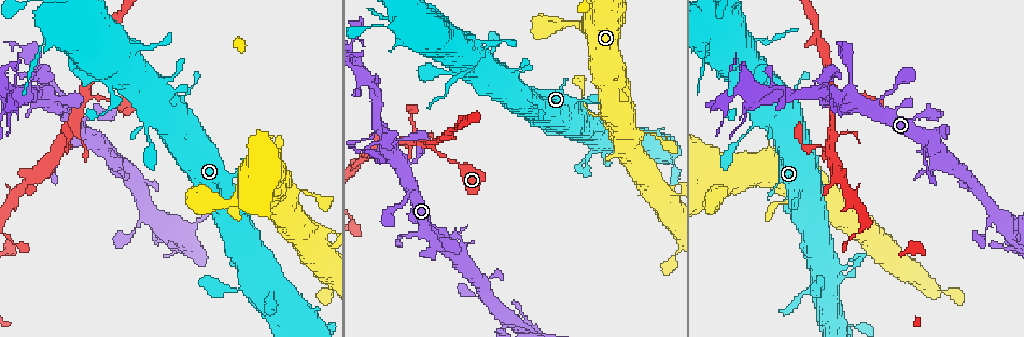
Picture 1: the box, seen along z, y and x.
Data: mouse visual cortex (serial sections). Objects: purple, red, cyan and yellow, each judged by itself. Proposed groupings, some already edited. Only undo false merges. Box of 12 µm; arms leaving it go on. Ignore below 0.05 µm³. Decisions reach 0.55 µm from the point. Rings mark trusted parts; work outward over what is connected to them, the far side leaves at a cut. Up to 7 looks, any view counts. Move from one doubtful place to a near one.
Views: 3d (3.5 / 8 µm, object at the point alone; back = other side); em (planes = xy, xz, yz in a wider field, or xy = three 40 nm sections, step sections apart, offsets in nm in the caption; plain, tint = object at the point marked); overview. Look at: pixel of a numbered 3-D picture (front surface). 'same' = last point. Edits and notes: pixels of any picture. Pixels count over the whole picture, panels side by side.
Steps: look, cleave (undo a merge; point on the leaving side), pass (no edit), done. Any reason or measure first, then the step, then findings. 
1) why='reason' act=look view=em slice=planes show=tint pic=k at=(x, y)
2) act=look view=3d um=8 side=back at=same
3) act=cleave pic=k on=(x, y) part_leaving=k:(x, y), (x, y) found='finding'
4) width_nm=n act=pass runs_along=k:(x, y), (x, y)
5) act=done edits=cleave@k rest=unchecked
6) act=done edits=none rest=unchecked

why='a narrow waist' act=look view=3d um=8 pic=1 at=(41, 93)

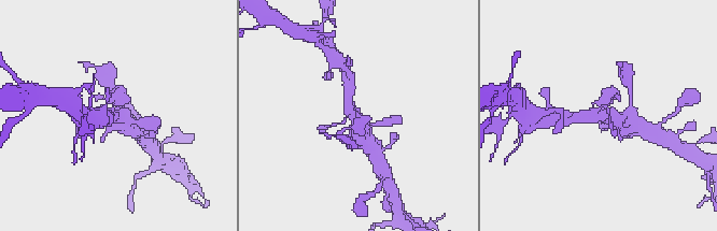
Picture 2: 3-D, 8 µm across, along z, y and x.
why='now the EM' act=look view=em slice=xy step=2 show=tint pic=2 at=(604, 116)

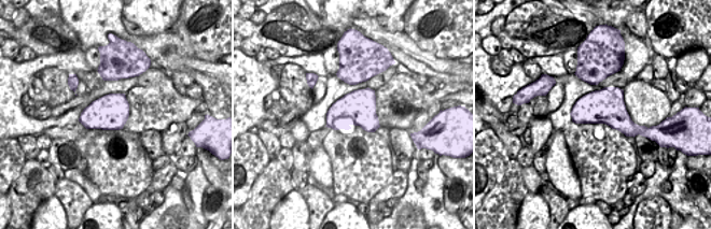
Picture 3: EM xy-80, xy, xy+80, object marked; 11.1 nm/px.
act=pass found='one cell here'

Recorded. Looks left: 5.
why='three arms meet' act=look view=3d um=3.5 pic=1 at=(828, 145)

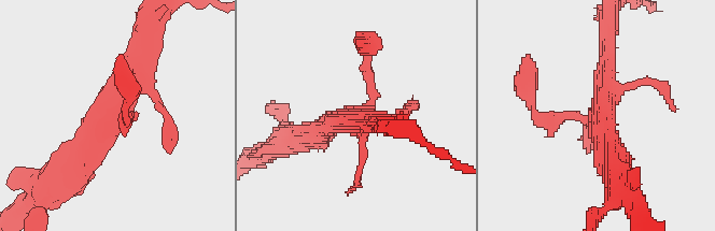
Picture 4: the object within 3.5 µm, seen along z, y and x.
act=pass runs_along=4:(143, 52), (111, 114), (68, 170) found='all the same cell'

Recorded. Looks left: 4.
why='thin arm on a thick one' act=look view=3d um=3.5 pic=1 at=(173, 235)

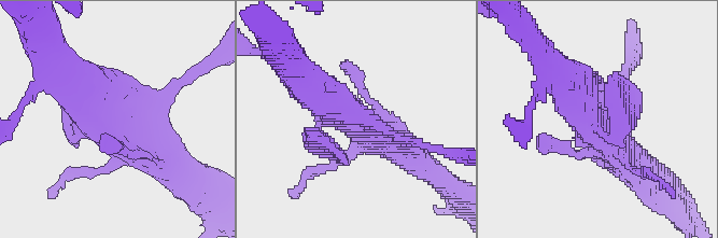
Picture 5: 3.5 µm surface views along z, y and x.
why='need the tissue' act=look view=em slice=xy step=2 show=tint pic=5 at=(108, 126)

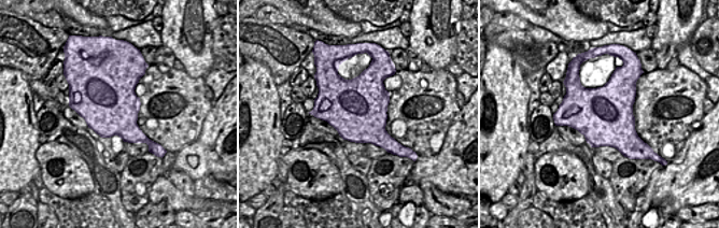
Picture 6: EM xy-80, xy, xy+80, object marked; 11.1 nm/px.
width_nm=650 act=pass runs_along=5:(67, 74), (110, 134), (159, 156) found='continuous, no second cell'

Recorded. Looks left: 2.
act=done edits=none rest=unchecked

